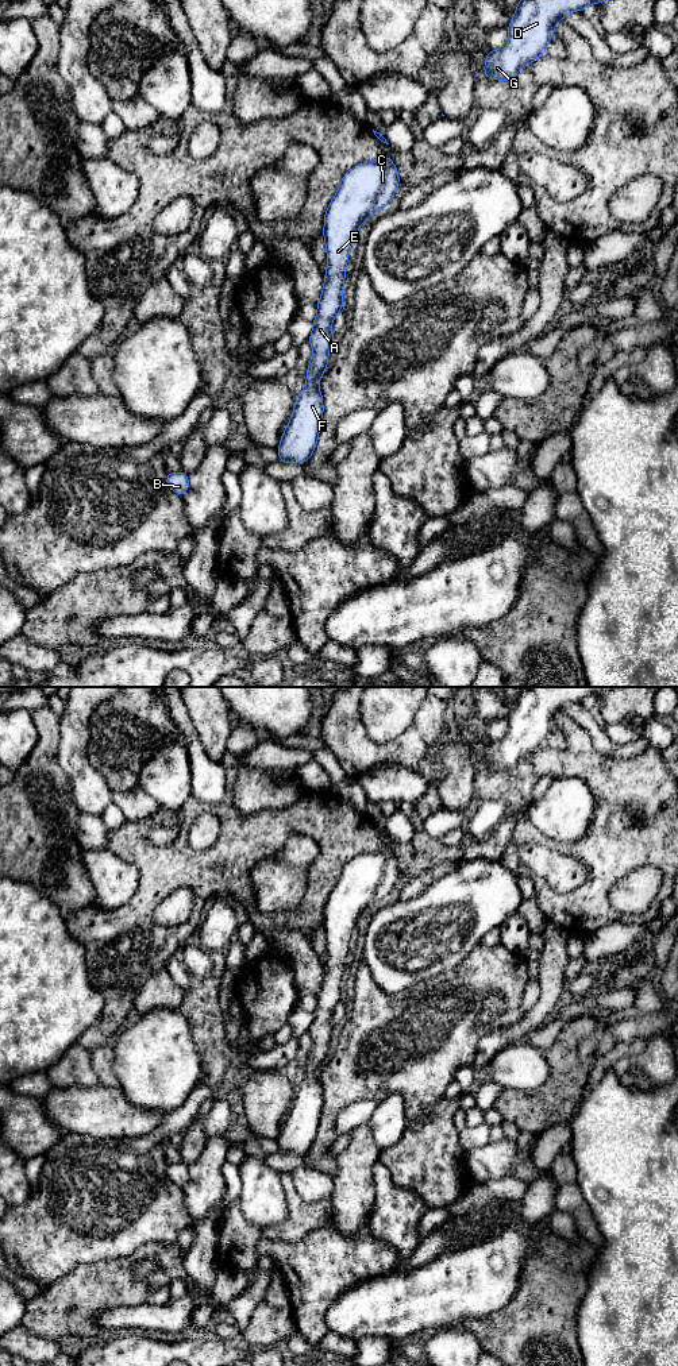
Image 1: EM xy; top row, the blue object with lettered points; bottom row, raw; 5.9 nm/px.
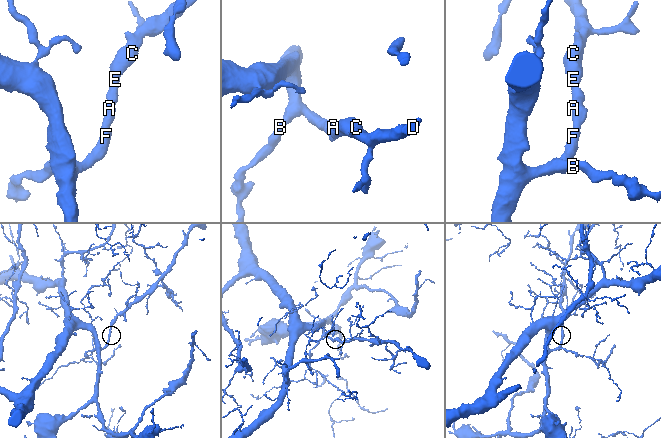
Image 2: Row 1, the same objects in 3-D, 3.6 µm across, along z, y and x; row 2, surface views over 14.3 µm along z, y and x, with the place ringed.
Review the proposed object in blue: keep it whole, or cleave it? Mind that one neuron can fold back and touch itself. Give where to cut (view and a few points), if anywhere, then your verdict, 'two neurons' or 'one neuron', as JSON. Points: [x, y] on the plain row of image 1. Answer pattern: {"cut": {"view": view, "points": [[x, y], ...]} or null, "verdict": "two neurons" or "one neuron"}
{"cut": null, "verdict": "one neuron"}

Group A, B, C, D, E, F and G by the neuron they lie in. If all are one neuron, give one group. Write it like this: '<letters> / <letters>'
A B C D E F G

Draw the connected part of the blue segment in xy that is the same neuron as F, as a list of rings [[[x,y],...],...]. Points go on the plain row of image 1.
[[[384,846],[371,853],[363,853],[350,860],[338,877],[338,883],[332,890],[324,906],[323,927],[327,939],[327,962],[324,965],[324,977],[317,998],[317,1007],[312,1012],[313,1022],[308,1033],[313,1039],[307,1062],[307,1076],[300,1085],[296,1087],[294,1101],[288,1114],[286,1122],[281,1127],[278,1151],[284,1154],[307,1154],[317,1135],[320,1114],[324,1103],[323,1087],[317,1073],[328,1057],[328,1042],[335,1026],[331,1015],[335,1007],[343,1000],[343,973],[346,969],[346,957],[348,952],[350,938],[357,929],[361,915],[374,903],[382,902],[400,876],[400,869],[394,853]]]

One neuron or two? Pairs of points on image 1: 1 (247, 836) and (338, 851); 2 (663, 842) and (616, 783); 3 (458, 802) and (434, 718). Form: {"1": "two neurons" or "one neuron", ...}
{"1": "one neuron", "2": "one neuron", "3": "two neurons"}

